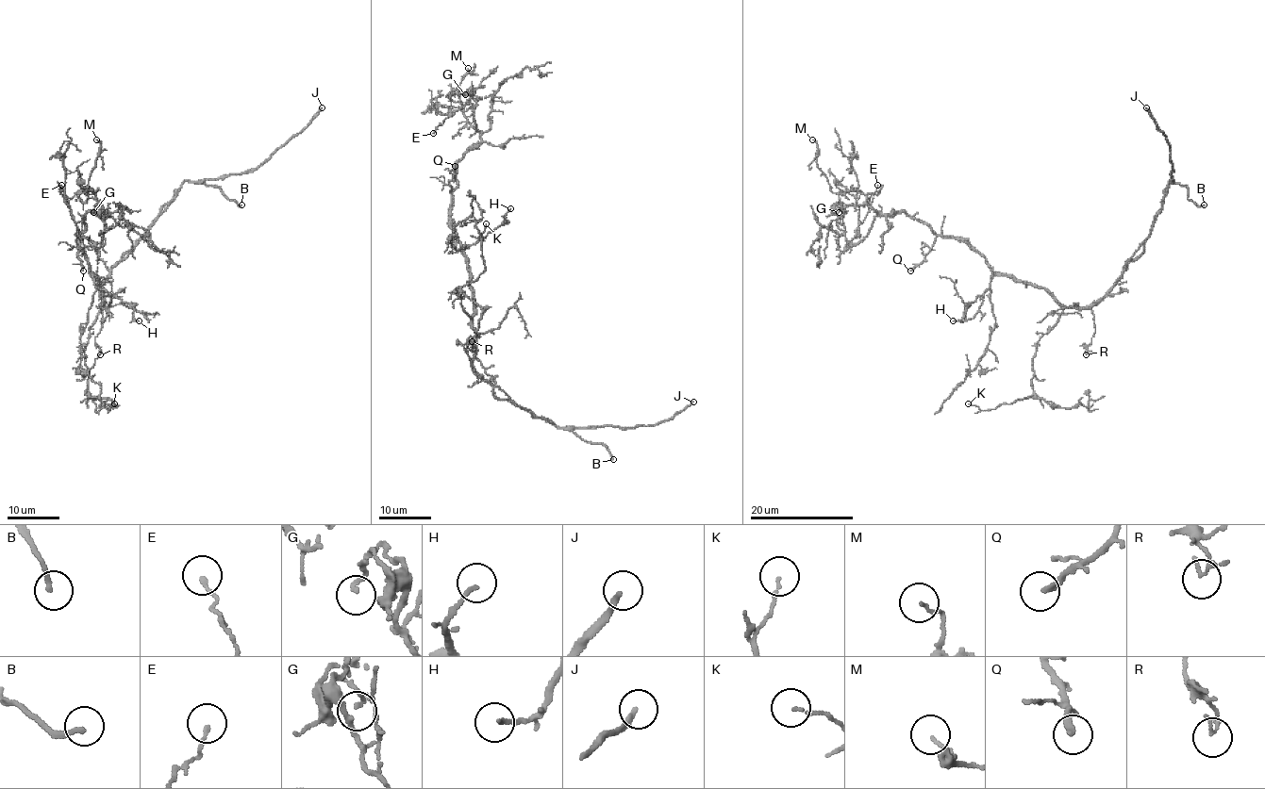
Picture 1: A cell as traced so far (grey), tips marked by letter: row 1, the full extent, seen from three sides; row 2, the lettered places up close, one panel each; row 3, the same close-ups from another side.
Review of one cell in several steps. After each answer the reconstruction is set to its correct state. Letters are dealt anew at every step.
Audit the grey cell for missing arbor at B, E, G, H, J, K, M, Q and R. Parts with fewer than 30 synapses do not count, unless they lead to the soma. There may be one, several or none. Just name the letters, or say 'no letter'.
B, H, J, Q

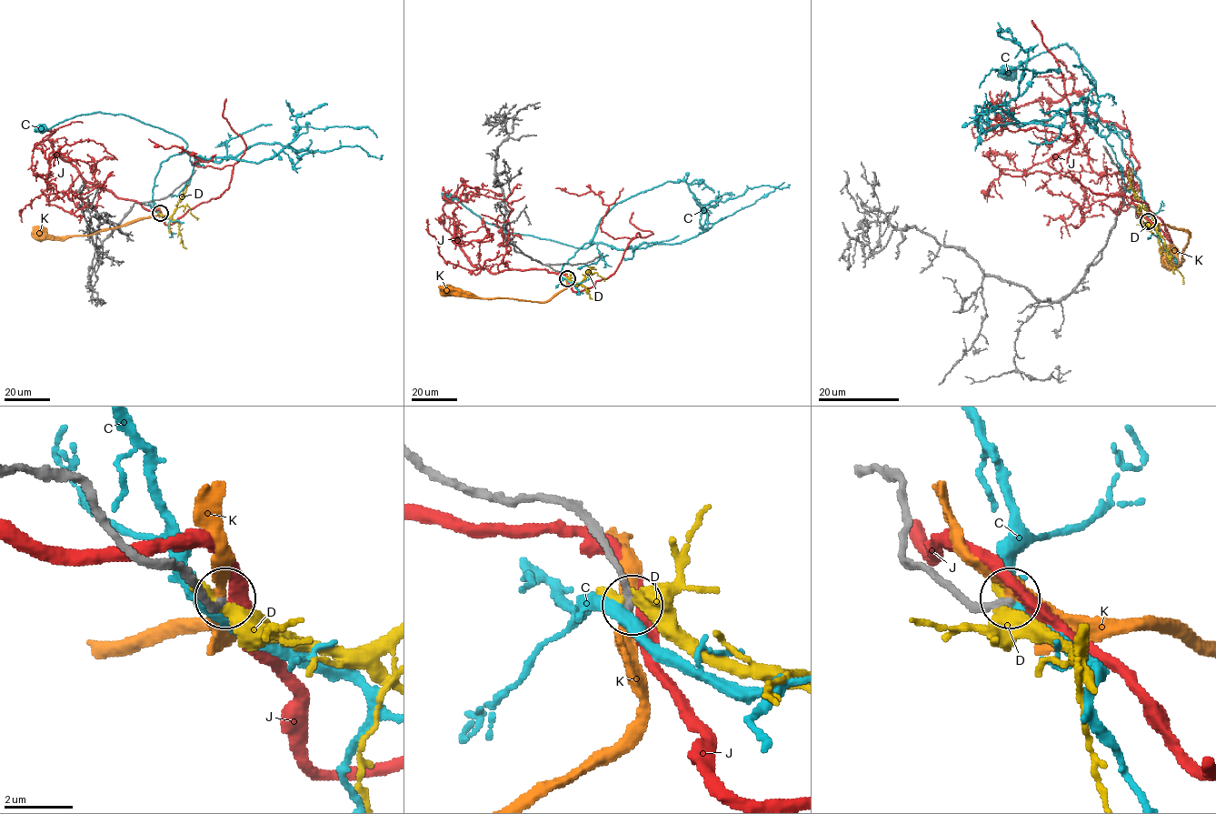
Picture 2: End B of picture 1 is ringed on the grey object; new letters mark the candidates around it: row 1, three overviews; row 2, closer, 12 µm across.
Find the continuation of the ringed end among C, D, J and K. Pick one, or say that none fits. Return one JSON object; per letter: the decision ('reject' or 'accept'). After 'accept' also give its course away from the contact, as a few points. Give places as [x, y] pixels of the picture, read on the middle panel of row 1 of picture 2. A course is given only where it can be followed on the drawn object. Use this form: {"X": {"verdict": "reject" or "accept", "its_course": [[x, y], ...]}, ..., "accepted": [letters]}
{"C": {"verdict": "reject"}, "D": {"verdict": "reject"}, "J": {"verdict": "reject"}, "K": {"verdict": "reject"}, "accepted": []}

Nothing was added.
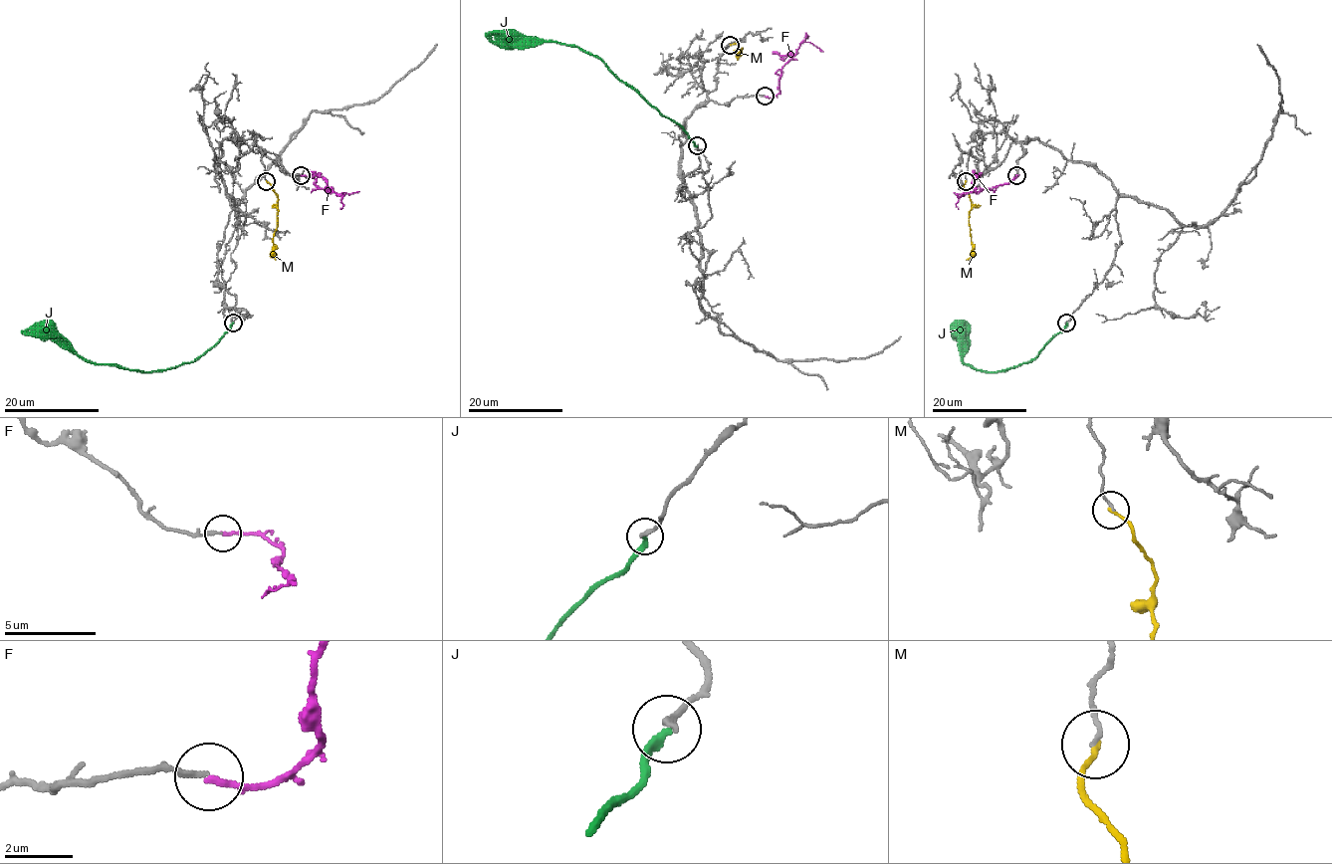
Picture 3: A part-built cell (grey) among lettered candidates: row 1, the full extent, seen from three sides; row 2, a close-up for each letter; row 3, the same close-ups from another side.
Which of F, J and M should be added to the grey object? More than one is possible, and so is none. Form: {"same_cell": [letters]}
{"same_cell": ["F"]}

